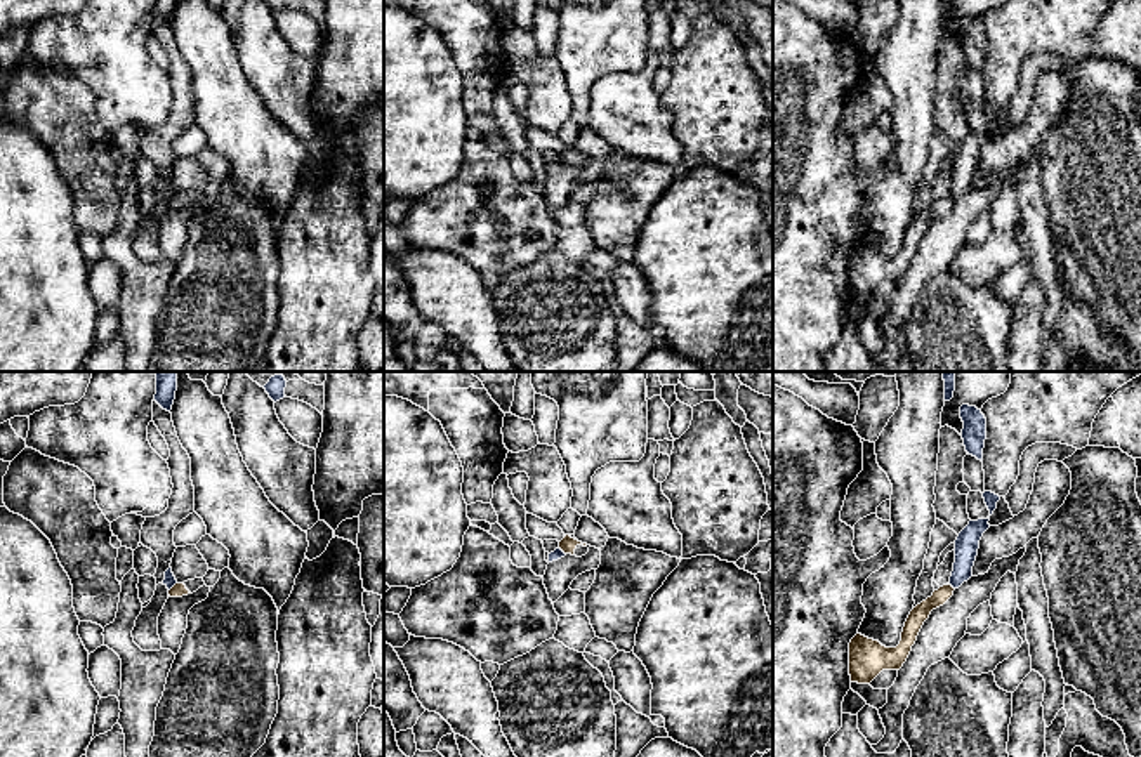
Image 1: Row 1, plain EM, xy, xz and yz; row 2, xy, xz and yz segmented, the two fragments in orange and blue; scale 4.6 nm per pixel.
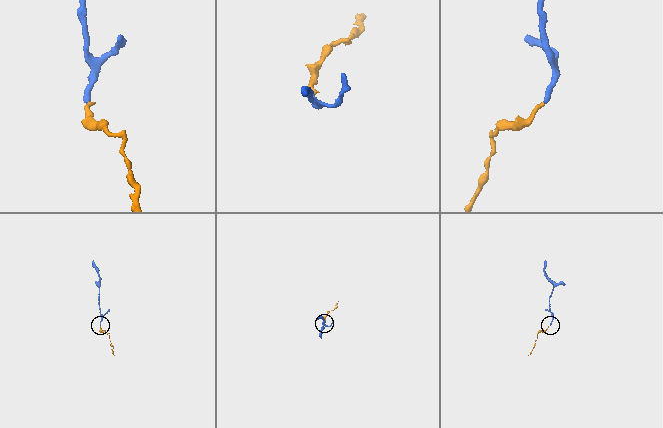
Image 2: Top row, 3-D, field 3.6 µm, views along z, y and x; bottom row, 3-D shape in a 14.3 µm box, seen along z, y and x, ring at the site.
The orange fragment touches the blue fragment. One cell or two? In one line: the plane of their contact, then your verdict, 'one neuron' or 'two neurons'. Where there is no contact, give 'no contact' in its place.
meets orange in xy; two neurons

